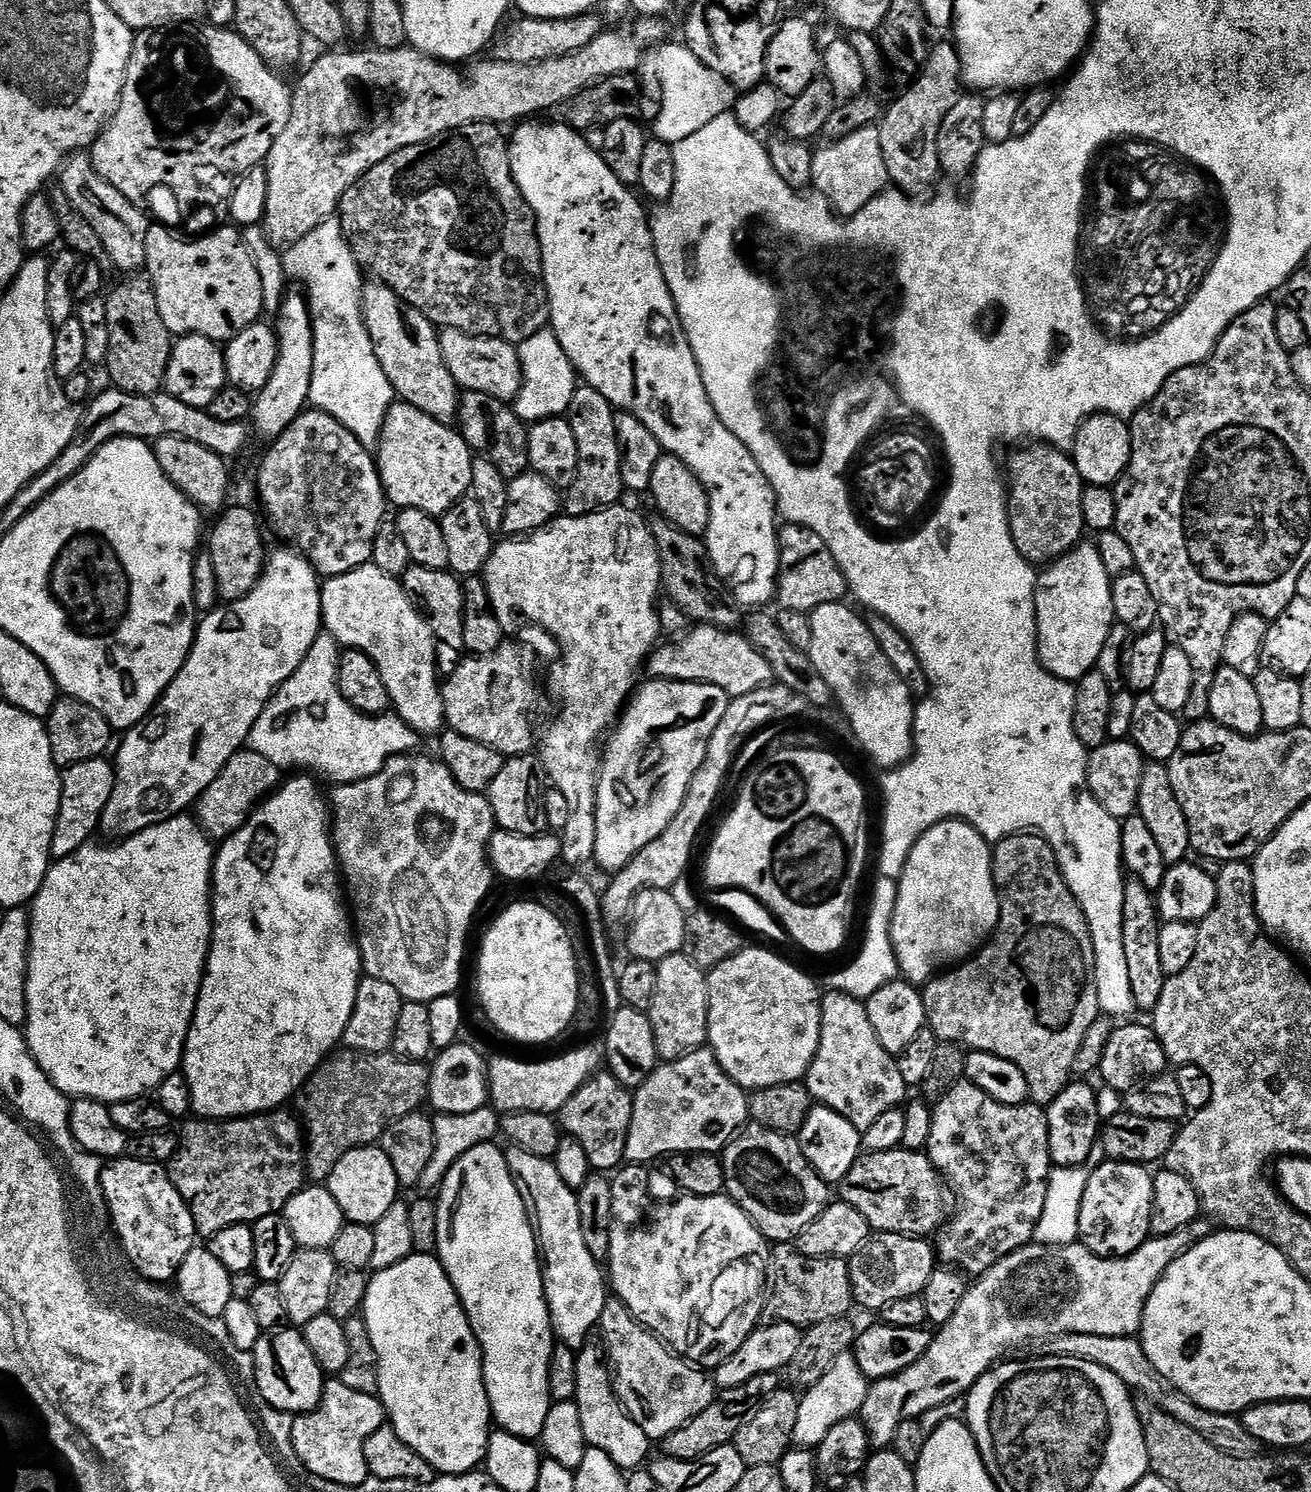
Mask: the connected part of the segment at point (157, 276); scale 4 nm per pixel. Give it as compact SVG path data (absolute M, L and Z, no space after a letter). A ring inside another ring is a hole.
M164 226L149 227L146 234L146 276L152 281L162 322L177 337L191 334L227 342L257 323L264 312L254 258L247 252L241 233L235 227L224 227L188 241L171 236Z

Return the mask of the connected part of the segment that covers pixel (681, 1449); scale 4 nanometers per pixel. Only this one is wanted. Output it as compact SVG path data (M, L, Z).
M767 1372L750 1378L750 1382L737 1388L723 1389L712 1404L706 1406L706 1410L702 1410L702 1414L686 1422L686 1426L674 1430L674 1434L670 1434L662 1441L663 1455L670 1460L697 1460L718 1450L724 1444L732 1444L738 1430L742 1430L742 1426L750 1422L754 1414L758 1414L758 1410L764 1405L764 1400L770 1398L770 1394L777 1392L780 1387L782 1387L781 1373Z

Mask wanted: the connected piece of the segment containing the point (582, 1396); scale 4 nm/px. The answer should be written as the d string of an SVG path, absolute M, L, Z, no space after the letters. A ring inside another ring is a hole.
M589 1342L579 1349L576 1357L578 1366L578 1390L575 1402L578 1414L582 1414L582 1430L586 1430L586 1438L591 1447L602 1450L622 1470L636 1470L644 1459L649 1459L648 1451L654 1448L653 1441L628 1416L628 1412L616 1396L614 1376L606 1363L606 1352L599 1343ZM597 1344L597 1345L596 1345ZM648 1456L648 1457L647 1457Z

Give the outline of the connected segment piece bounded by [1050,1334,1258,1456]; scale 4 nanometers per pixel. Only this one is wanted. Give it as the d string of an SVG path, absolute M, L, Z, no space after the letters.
M1066 1334L1057 1336L1051 1341L1051 1351L1062 1358L1078 1358L1086 1362L1094 1362L1106 1370L1110 1370L1133 1393L1144 1395L1147 1400L1162 1406L1166 1414L1178 1418L1178 1422L1186 1422L1190 1430L1198 1430L1210 1446L1218 1446L1228 1456L1255 1456L1258 1452L1258 1442L1246 1430L1243 1419L1239 1415L1226 1412L1211 1412L1198 1406L1166 1374L1158 1371L1158 1366L1150 1362L1143 1344L1131 1336L1099 1336L1098 1334Z

